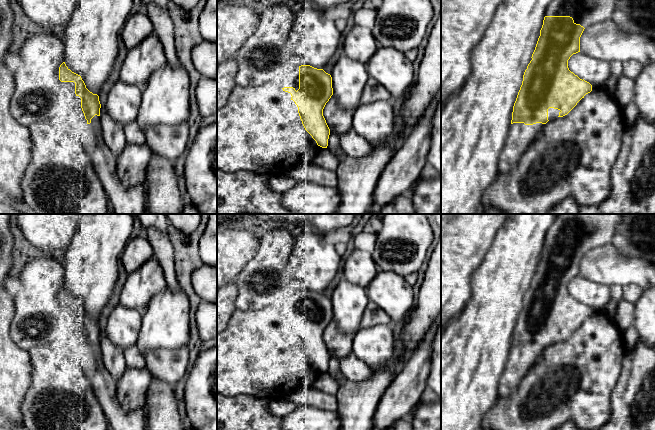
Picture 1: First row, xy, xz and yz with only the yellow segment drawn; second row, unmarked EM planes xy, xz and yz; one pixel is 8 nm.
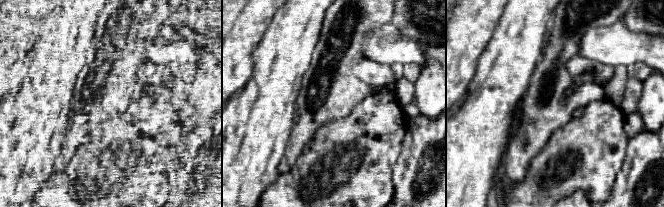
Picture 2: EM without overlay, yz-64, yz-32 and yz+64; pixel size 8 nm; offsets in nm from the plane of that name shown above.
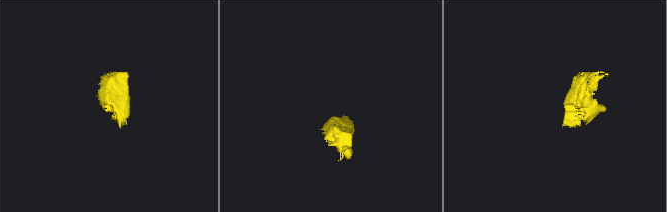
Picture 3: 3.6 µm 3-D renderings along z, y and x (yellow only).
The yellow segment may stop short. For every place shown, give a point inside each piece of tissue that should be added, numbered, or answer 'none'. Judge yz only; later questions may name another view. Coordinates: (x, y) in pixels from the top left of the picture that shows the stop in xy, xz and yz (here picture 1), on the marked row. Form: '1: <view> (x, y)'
1: yz (584, 12)
2: yz (520, 136)

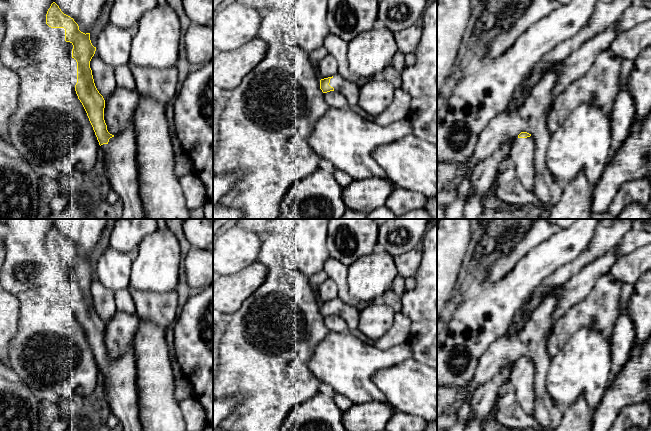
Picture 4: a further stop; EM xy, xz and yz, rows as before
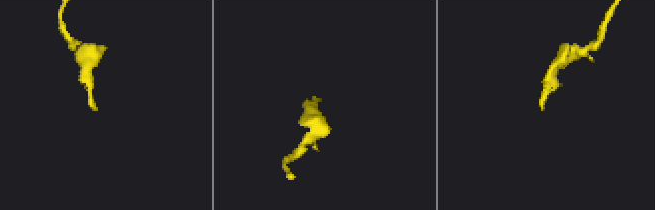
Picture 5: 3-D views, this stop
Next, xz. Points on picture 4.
1: xz (350, 90)

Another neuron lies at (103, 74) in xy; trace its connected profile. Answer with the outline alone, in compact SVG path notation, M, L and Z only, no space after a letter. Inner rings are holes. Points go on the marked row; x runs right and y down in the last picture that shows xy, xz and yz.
M96 54L90 61L90 68L95 86L104 100L106 100L117 87L114 75L115 69L104 63Z

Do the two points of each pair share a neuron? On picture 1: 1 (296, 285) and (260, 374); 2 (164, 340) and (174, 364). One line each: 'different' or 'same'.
1: same
2: different

